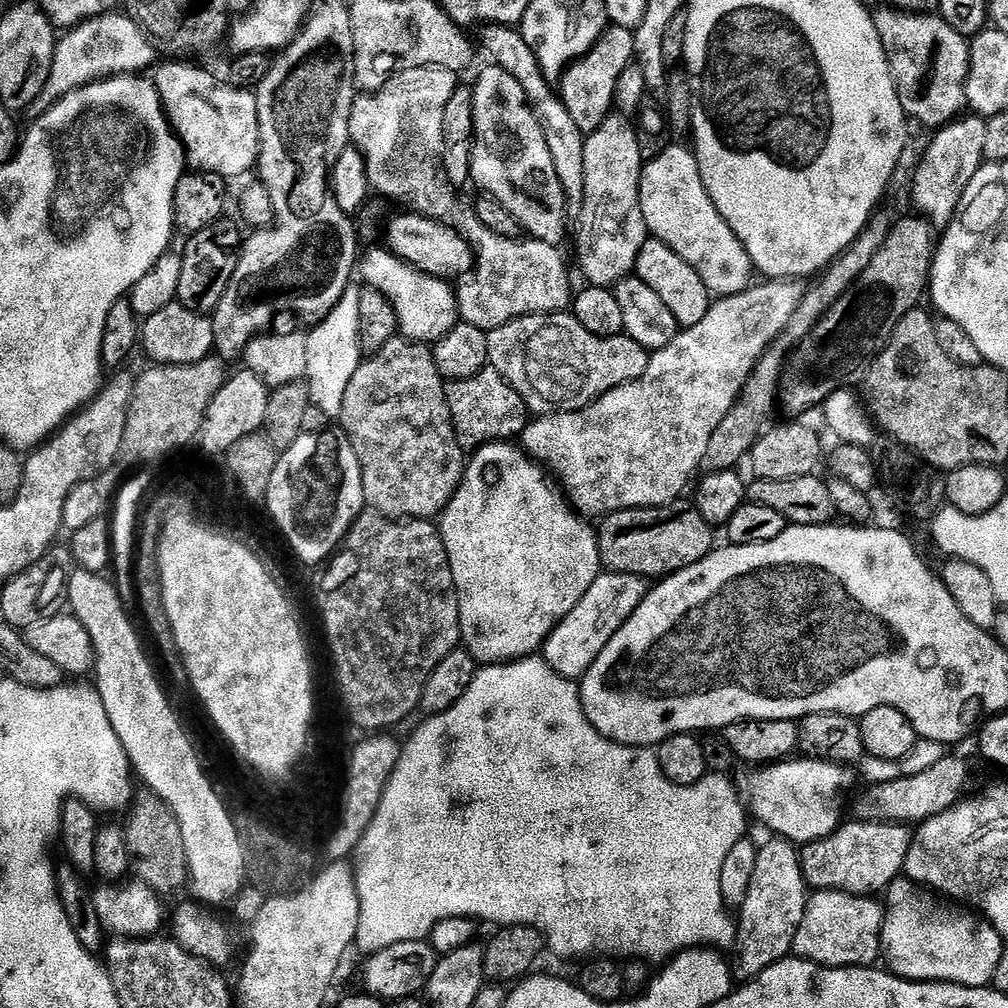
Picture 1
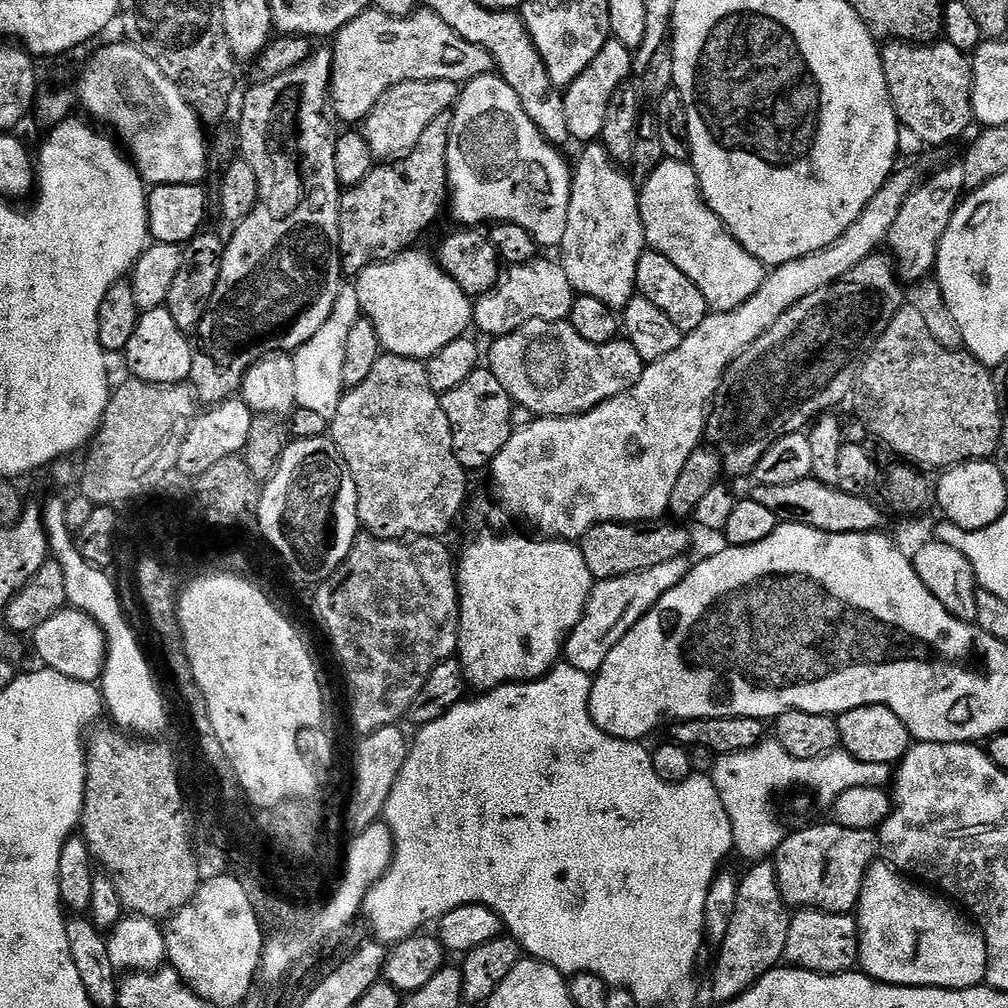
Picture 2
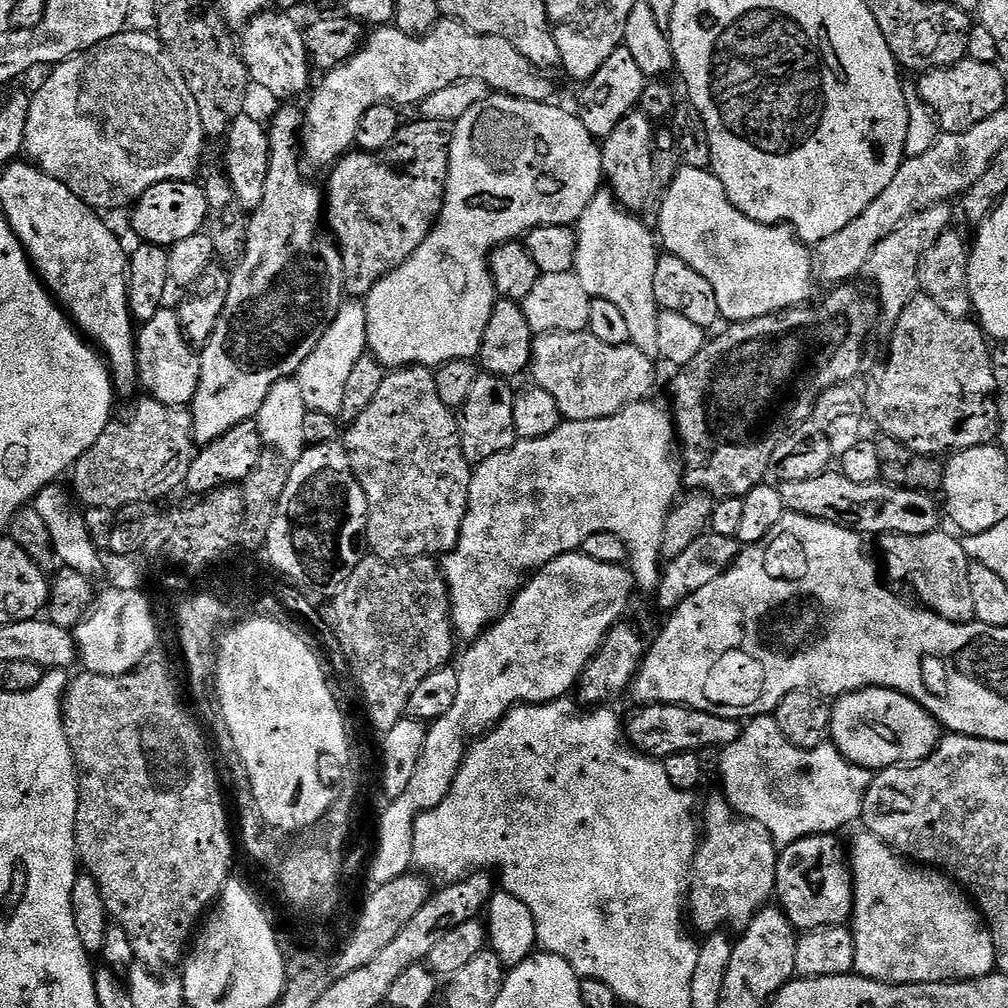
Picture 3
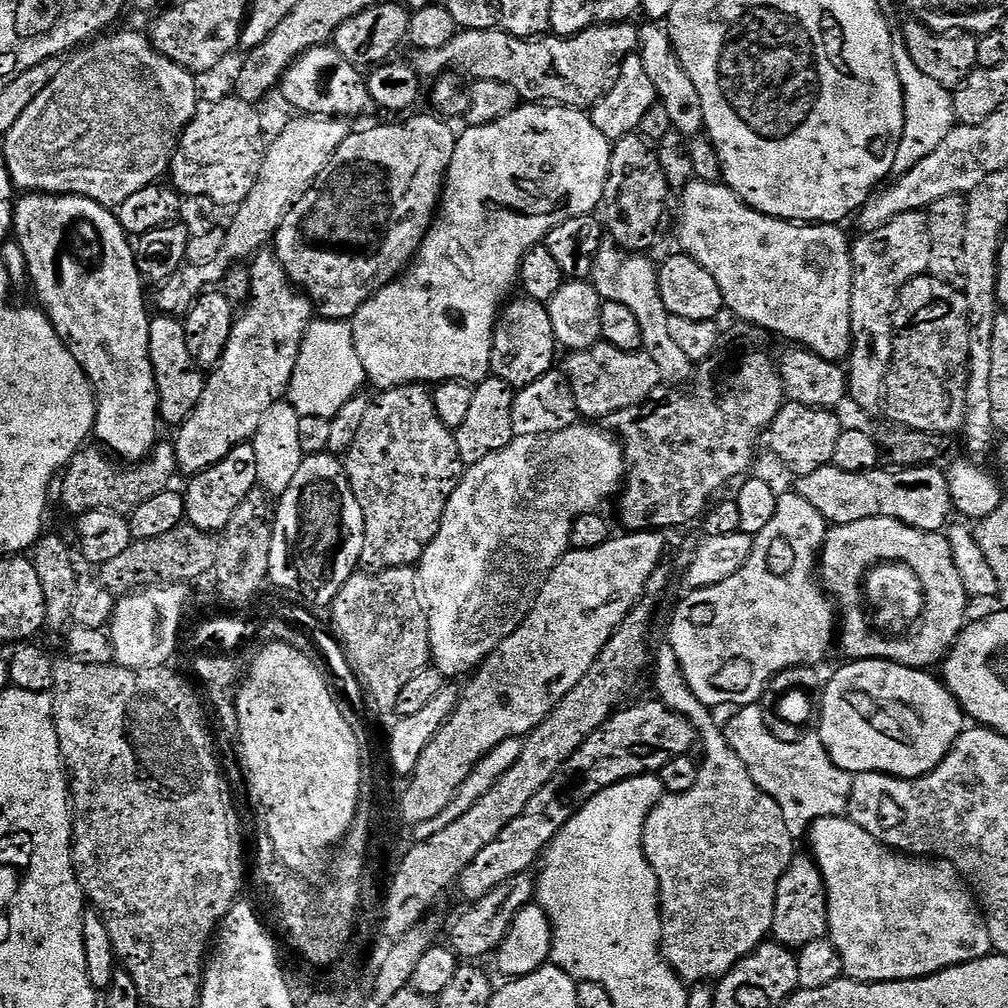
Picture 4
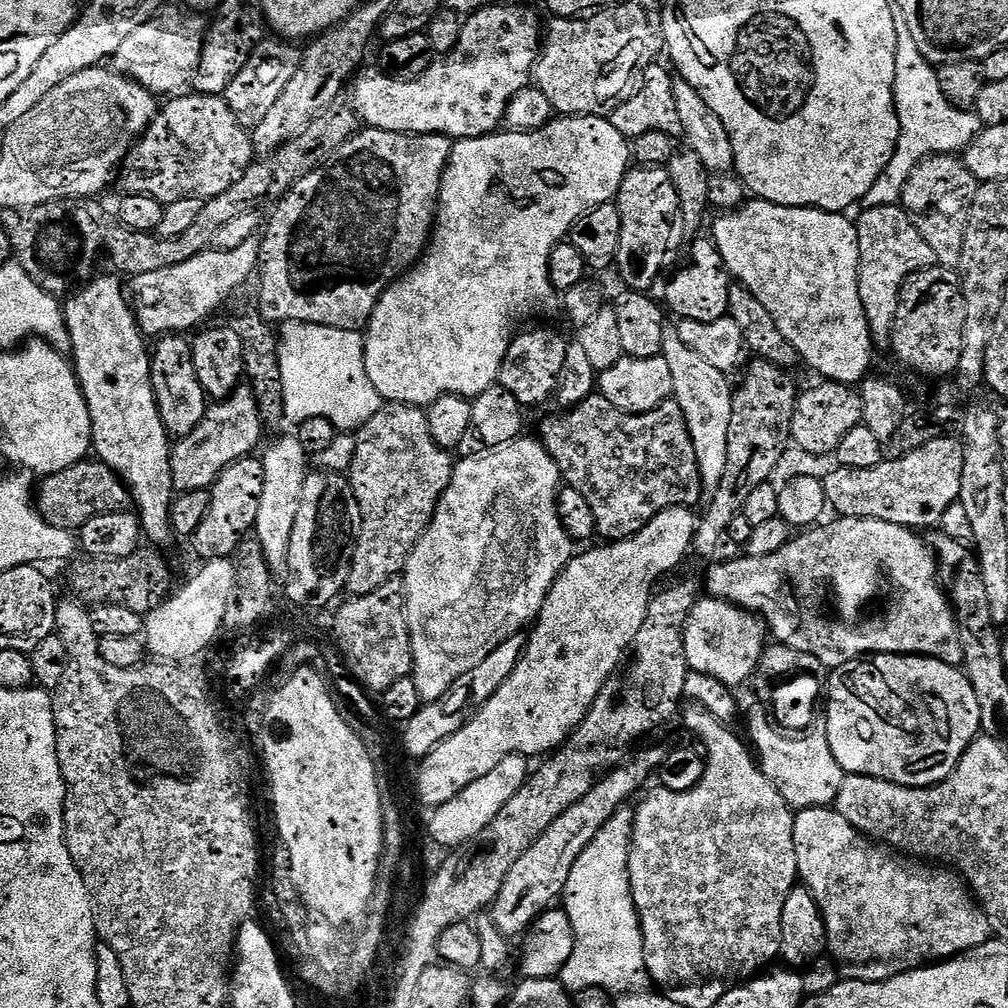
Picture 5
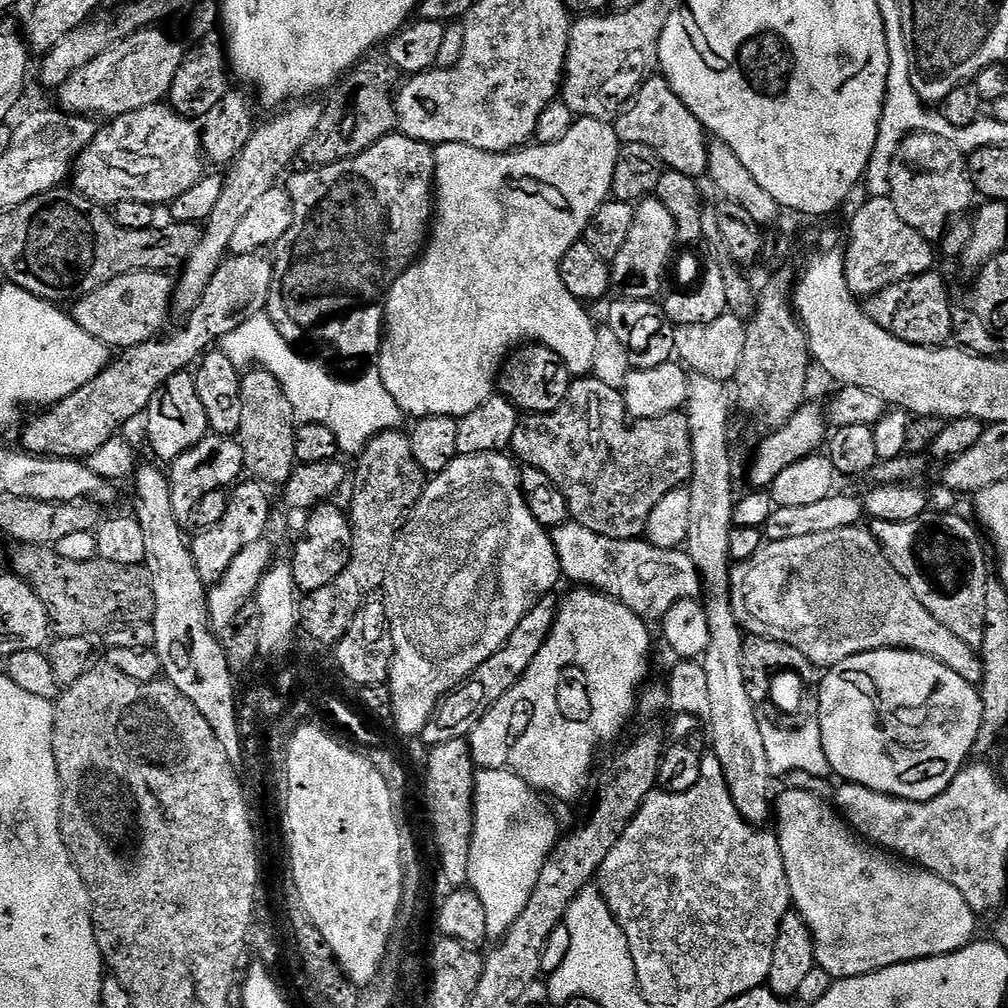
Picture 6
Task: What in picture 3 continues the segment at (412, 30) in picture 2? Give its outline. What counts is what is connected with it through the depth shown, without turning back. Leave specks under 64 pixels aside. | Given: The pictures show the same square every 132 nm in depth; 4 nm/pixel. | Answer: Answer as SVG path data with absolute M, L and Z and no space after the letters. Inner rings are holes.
M441 19L435 30L424 36L402 34L402 30L394 26L380 26L373 32L376 33L373 36L371 33L365 39L364 45L348 61L323 73L324 81L317 86L316 93L315 88L311 93L313 96L308 109L303 109L302 156L307 163L309 160L316 168L327 169L353 151L359 123L362 122L363 115L376 104L419 106L426 98L430 98L430 94L434 94L434 90L454 86L454 82L462 82L466 78L478 78L478 82L486 82L486 86L493 93L516 96L520 100L548 102L553 99L552 84L544 77L547 75L535 64L531 64L513 44L506 42L506 38L483 36L472 32L459 20Z

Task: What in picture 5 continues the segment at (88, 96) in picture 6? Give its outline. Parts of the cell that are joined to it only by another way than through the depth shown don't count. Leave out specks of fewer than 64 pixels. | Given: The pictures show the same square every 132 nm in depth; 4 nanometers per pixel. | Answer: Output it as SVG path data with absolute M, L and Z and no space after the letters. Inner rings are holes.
M165 10L155 20L146 22L146 26L138 26L138 30L134 30L134 34L130 34L130 38L118 46L116 55L110 60L111 67L117 73L127 76L132 83L140 84L153 94L175 93L175 88L191 77L204 45L205 29L201 21L189 18L183 11L172 11Z

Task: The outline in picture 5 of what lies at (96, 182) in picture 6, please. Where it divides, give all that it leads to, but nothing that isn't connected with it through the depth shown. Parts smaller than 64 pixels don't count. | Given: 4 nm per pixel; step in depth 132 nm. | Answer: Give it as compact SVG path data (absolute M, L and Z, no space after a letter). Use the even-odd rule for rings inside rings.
M177 95L168 105L161 107L150 126L129 148L118 172L118 184L130 196L146 196L165 205L182 198L203 202L230 190L253 161L252 137L237 124L228 104L218 96Z

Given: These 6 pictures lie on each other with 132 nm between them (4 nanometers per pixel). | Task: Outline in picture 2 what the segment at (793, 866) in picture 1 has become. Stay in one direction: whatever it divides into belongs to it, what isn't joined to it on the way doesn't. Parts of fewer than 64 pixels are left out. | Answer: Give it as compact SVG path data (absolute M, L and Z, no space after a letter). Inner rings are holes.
M756 862L752 868L739 881L739 892L737 902L739 908L734 914L730 924L730 932L726 936L724 945L719 947L720 957L716 960L716 973L712 976L712 992L720 1002L733 1000L741 996L746 990L758 983L767 972L771 972L785 959L784 951L787 946L788 922L790 919L790 908L780 892L780 879L776 876L776 866L772 862Z

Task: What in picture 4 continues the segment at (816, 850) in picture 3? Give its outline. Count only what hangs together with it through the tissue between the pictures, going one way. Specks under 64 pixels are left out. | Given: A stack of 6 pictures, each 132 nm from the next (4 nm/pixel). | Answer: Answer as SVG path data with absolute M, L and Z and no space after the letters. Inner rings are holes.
M793 855L786 874L778 882L778 894L774 898L774 922L771 939L786 948L799 950L810 942L825 939L828 934L828 895L822 874L811 855Z

